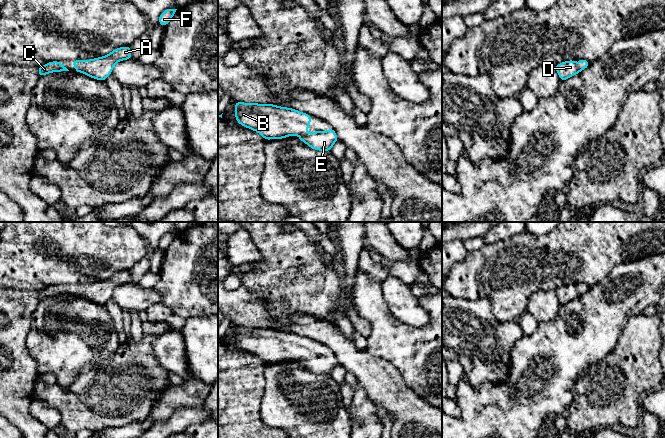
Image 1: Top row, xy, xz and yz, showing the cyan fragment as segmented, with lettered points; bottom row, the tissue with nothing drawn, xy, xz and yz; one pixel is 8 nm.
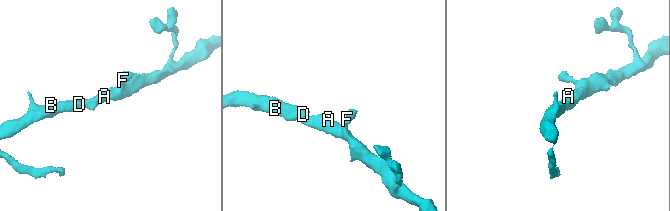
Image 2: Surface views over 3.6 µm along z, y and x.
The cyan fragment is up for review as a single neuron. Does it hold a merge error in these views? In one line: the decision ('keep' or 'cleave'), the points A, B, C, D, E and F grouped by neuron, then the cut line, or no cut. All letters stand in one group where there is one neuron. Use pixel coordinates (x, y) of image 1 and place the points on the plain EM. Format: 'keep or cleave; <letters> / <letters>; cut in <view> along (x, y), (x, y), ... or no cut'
keep; A B C D E F; no cut

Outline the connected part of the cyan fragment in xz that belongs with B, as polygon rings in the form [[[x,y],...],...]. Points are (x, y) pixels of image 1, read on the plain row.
[[[235,325],[235,342],[240,349],[258,356],[265,364],[298,359],[299,364],[319,375],[331,375],[339,364],[332,351],[328,355],[308,358],[311,339],[274,328]]]

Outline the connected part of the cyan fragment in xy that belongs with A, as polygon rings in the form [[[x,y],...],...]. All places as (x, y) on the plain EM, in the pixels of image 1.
[[[124,270],[99,282],[90,284],[72,284],[72,289],[75,290],[75,296],[84,297],[91,302],[105,305],[112,297],[113,291],[117,286],[131,282],[130,270]]]

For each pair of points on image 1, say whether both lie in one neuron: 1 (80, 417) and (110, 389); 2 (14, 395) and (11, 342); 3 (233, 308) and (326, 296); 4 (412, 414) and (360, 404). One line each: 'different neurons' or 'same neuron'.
1: same neuron
2: same neuron
3: different neurons
4: different neurons

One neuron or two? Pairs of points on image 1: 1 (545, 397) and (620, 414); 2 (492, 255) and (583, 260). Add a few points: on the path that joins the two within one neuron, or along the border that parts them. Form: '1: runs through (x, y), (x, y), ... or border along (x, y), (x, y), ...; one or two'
1: border along (577, 381), (574, 387), (574, 398), (567, 408); two
2: runs through (515, 260), (560, 260); one

